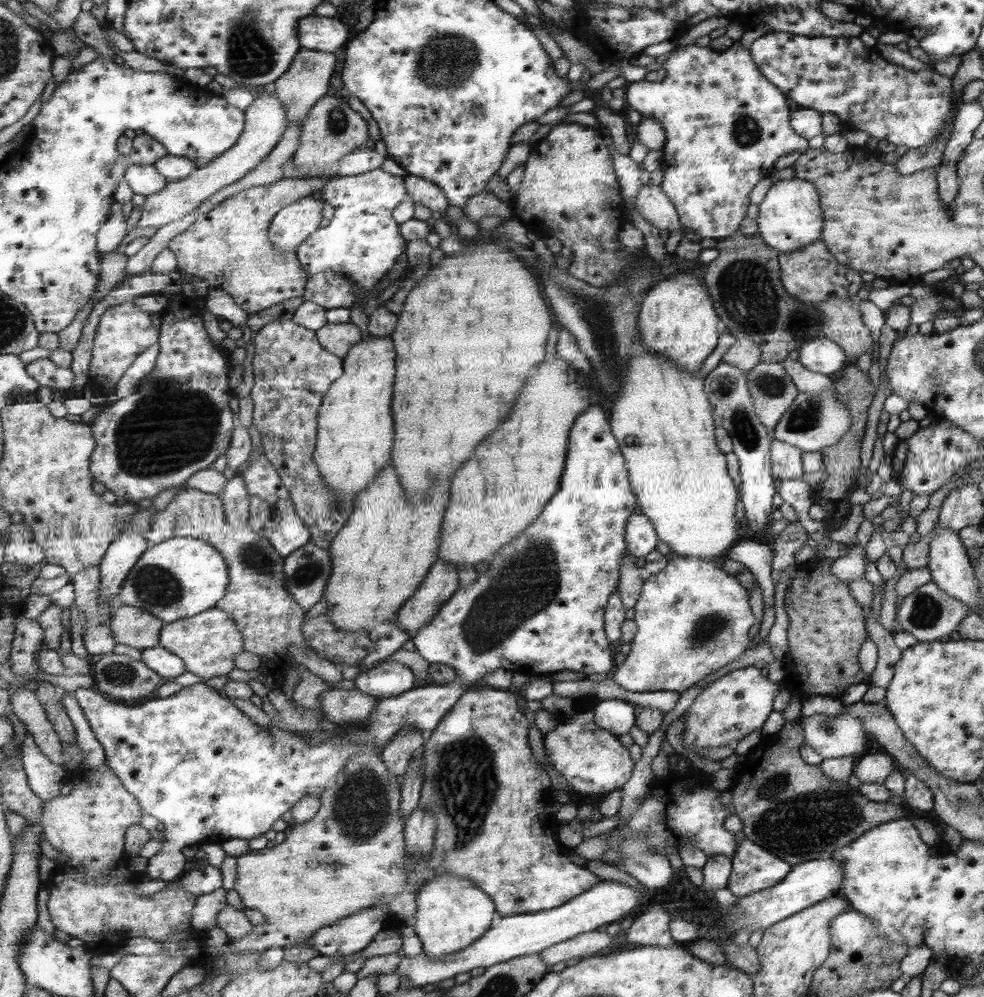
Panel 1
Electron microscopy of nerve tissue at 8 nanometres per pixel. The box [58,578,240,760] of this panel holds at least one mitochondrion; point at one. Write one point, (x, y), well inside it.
(118, 673)

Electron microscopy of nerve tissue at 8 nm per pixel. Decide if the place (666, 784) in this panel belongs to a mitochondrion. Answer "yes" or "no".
no

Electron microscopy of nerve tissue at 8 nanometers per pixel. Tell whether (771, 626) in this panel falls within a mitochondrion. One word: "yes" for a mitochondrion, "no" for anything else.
no

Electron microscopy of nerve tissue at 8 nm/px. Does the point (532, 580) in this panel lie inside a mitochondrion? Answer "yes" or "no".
yes

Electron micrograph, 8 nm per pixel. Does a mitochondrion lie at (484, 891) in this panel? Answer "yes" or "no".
no

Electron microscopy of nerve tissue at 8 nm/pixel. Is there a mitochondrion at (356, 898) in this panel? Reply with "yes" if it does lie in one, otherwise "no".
no

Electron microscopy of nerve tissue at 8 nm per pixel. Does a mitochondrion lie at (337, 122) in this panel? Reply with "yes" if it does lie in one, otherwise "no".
yes

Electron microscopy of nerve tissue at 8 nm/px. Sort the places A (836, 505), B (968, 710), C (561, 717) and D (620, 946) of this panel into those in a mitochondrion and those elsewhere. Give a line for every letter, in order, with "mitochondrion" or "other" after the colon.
A: other
B: other
C: other
D: other

